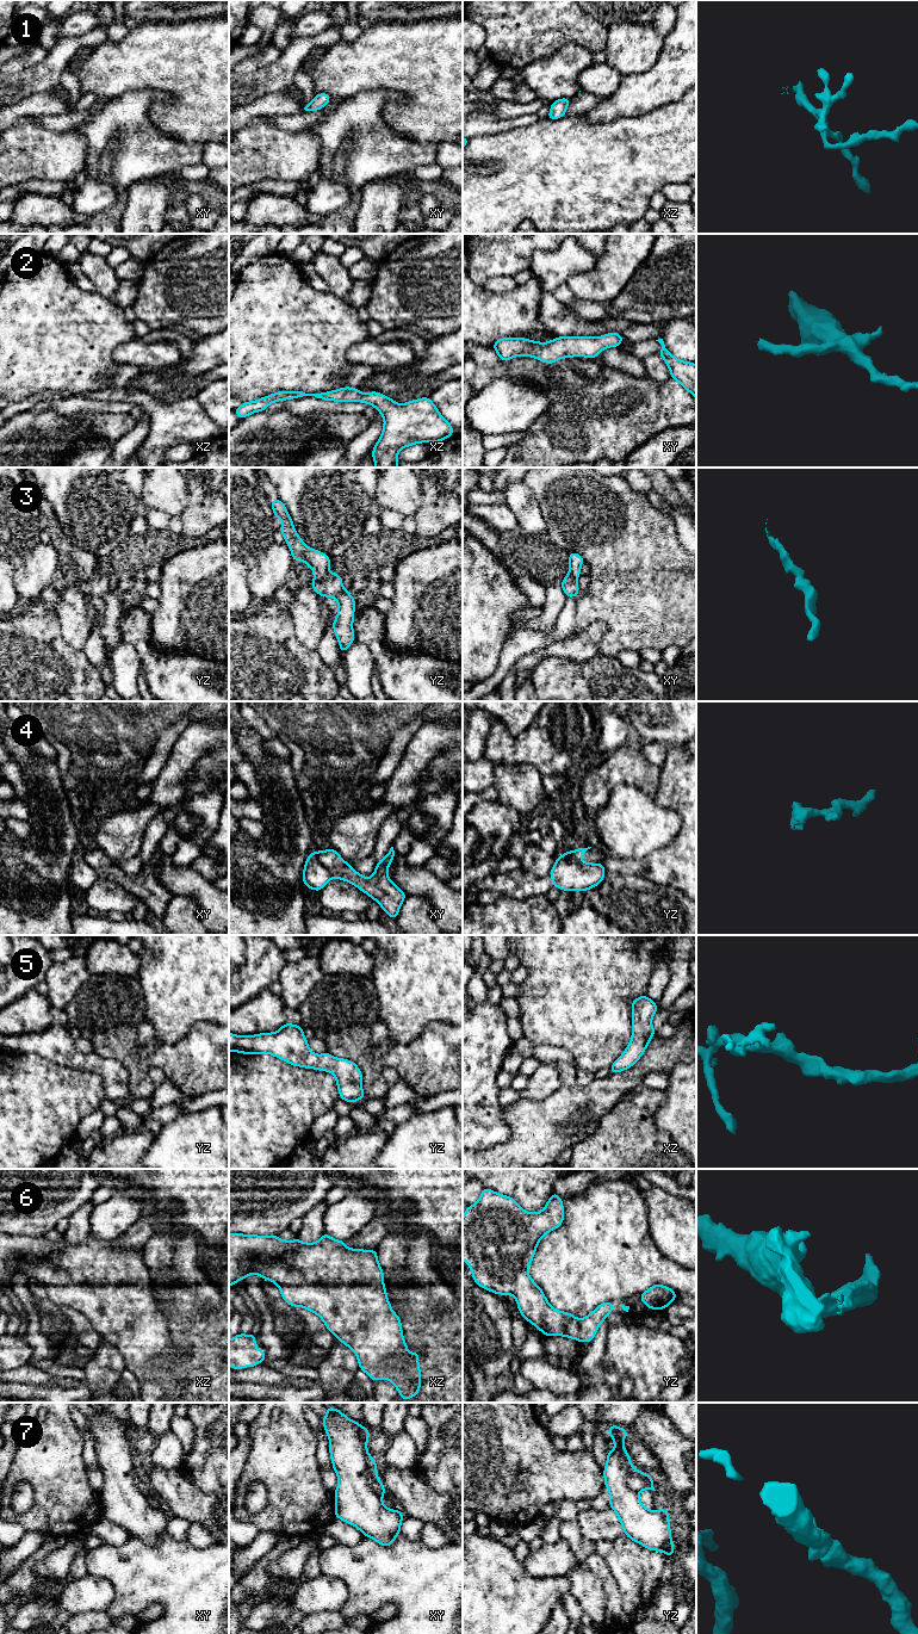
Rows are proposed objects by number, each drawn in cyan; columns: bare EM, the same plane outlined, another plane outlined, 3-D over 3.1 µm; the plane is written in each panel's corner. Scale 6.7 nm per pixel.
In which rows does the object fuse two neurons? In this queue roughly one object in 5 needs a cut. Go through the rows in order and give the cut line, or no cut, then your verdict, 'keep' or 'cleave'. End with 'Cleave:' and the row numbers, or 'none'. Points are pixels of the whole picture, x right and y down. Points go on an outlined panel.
1: no cut; keep
2: no cut; keep
3: no cut; keep
4: cut in xy along (315, 852), (318, 861), (332, 877); cleave
5: no cut; keep
6: no cut; keep
7: cut in xy along (373, 1475), (370, 1479), (370, 1486), (380, 1496); cleave
Cleave: 4, 7

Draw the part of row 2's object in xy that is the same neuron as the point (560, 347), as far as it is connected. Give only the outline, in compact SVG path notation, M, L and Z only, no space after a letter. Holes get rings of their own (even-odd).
M613 332L598 338L559 336L550 342L536 342L525 338L503 338L494 342L494 349L500 359L508 361L514 357L533 357L546 364L553 364L562 358L596 358L608 347L618 347L625 339Z

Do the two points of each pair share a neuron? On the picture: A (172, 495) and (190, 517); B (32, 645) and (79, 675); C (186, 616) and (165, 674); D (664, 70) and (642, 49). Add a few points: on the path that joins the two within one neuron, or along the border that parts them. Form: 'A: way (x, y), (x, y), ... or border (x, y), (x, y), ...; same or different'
A: border (185, 482), (188, 489), (188, 503), (179, 515); different
B: way (44, 657), (62, 675), (67, 675); same
C: border (150, 635), (163, 651), (200, 656); different
D: border (664, 37), (657, 60), (649, 68), (631, 74); different

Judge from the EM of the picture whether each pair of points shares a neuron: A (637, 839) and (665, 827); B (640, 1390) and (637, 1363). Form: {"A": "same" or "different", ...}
{"A": "same", "B": "same"}

